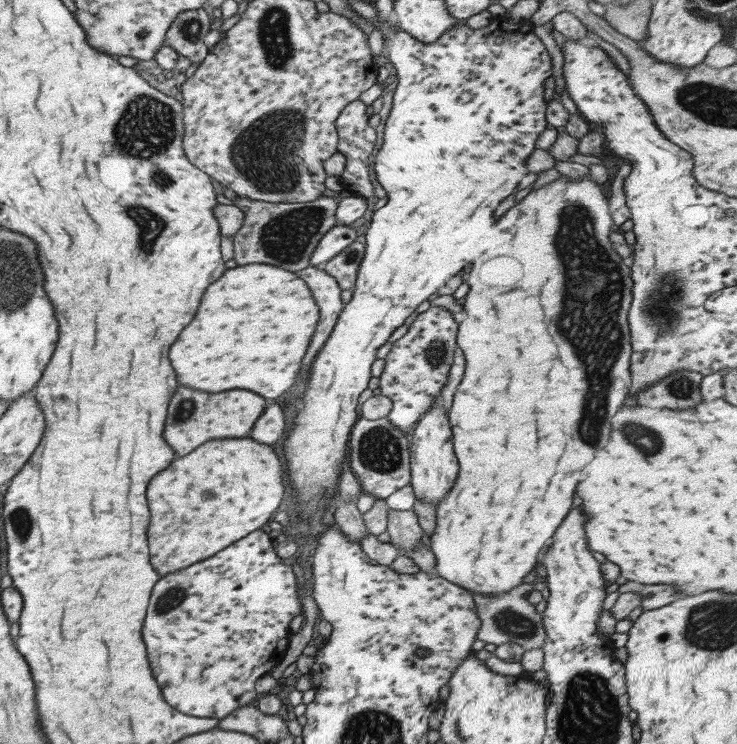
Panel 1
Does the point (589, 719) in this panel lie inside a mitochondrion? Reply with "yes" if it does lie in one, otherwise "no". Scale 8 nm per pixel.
yes

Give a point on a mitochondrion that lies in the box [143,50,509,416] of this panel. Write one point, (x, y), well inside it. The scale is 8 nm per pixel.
(265, 153)

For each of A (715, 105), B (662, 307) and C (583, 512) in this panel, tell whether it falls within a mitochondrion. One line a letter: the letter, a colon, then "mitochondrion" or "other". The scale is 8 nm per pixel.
A: mitochondrion
B: mitochondrion
C: other

